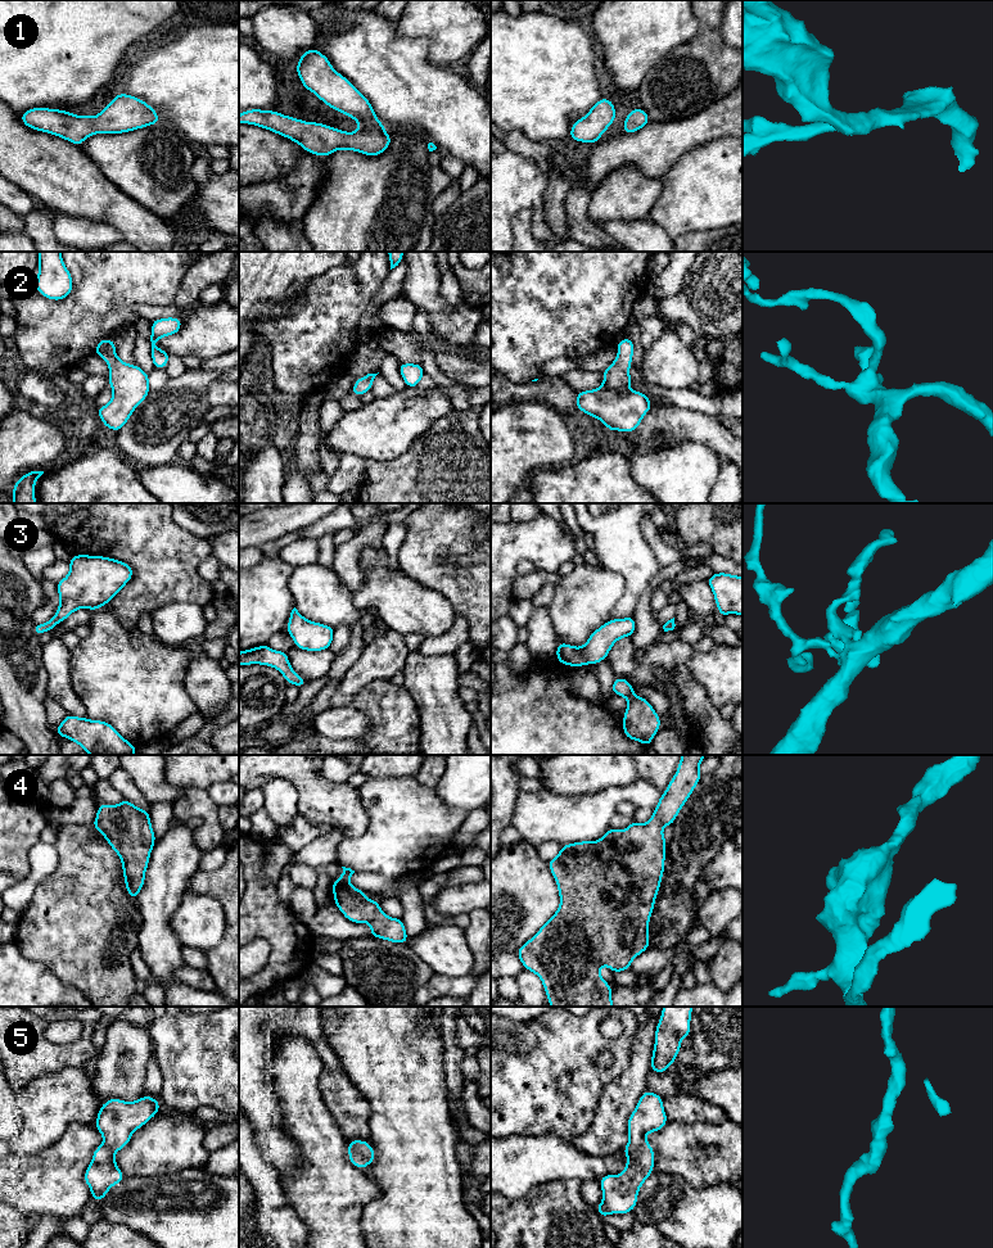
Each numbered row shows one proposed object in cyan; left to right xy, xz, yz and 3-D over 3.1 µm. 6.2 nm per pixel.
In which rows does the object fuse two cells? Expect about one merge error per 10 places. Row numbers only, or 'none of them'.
none of them

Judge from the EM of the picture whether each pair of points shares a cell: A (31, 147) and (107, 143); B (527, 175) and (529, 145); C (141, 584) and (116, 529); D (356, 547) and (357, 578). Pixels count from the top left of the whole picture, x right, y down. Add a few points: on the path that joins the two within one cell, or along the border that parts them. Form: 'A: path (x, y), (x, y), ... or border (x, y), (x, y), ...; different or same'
A: border (80, 147), (100, 170); different
B: border (504, 144), (510, 150), (531, 158), (545, 175); different
C: path (141, 570), (141, 555), (130, 543); same
D: path (355, 555), (355, 570); same

